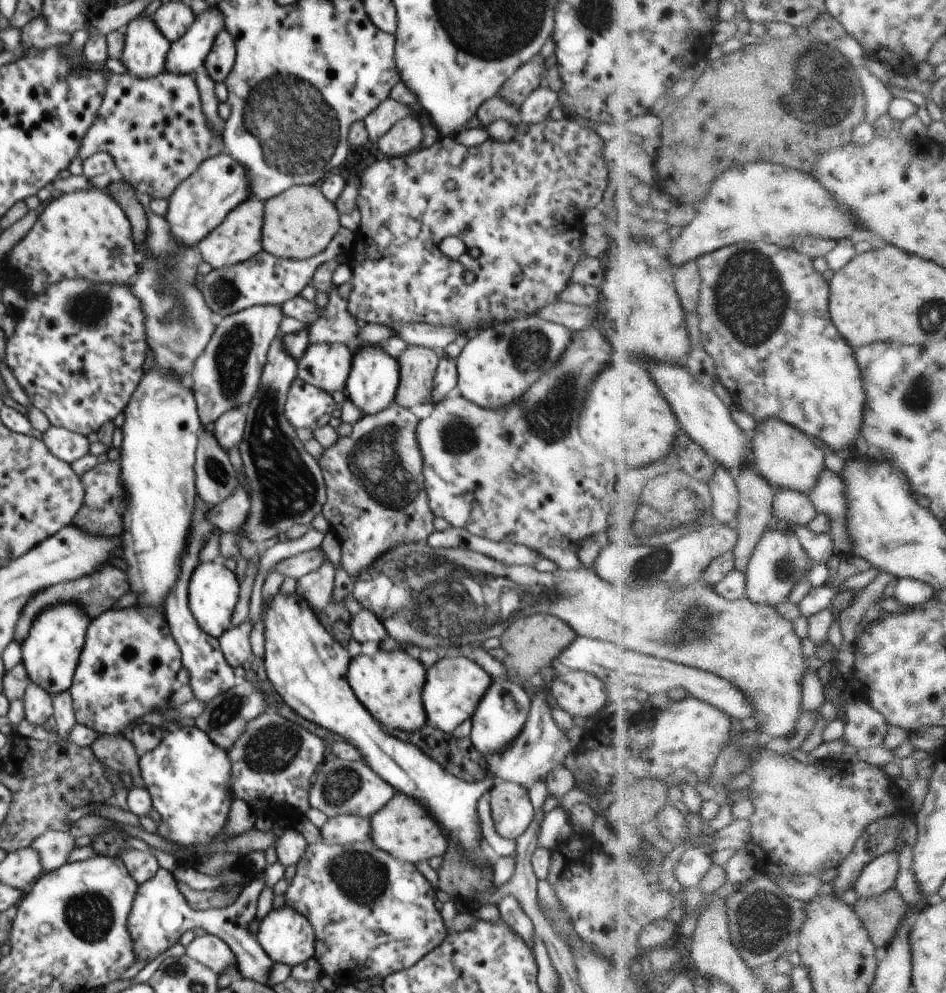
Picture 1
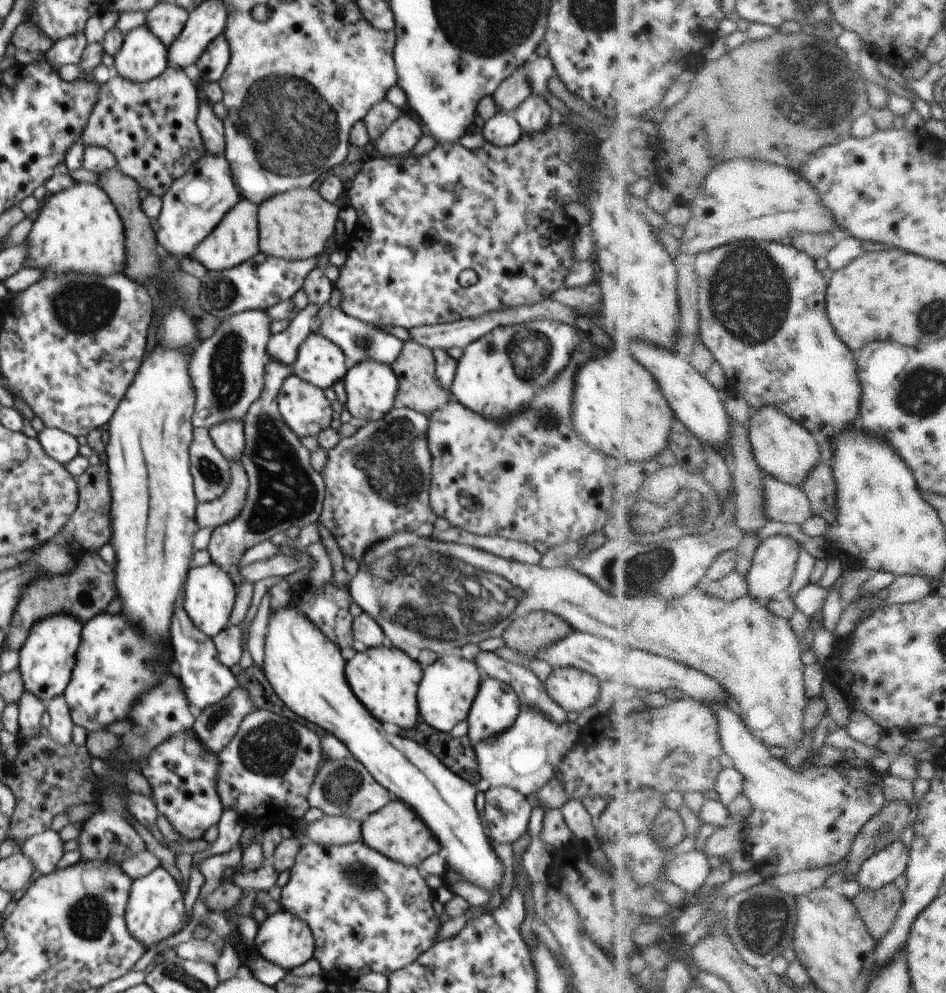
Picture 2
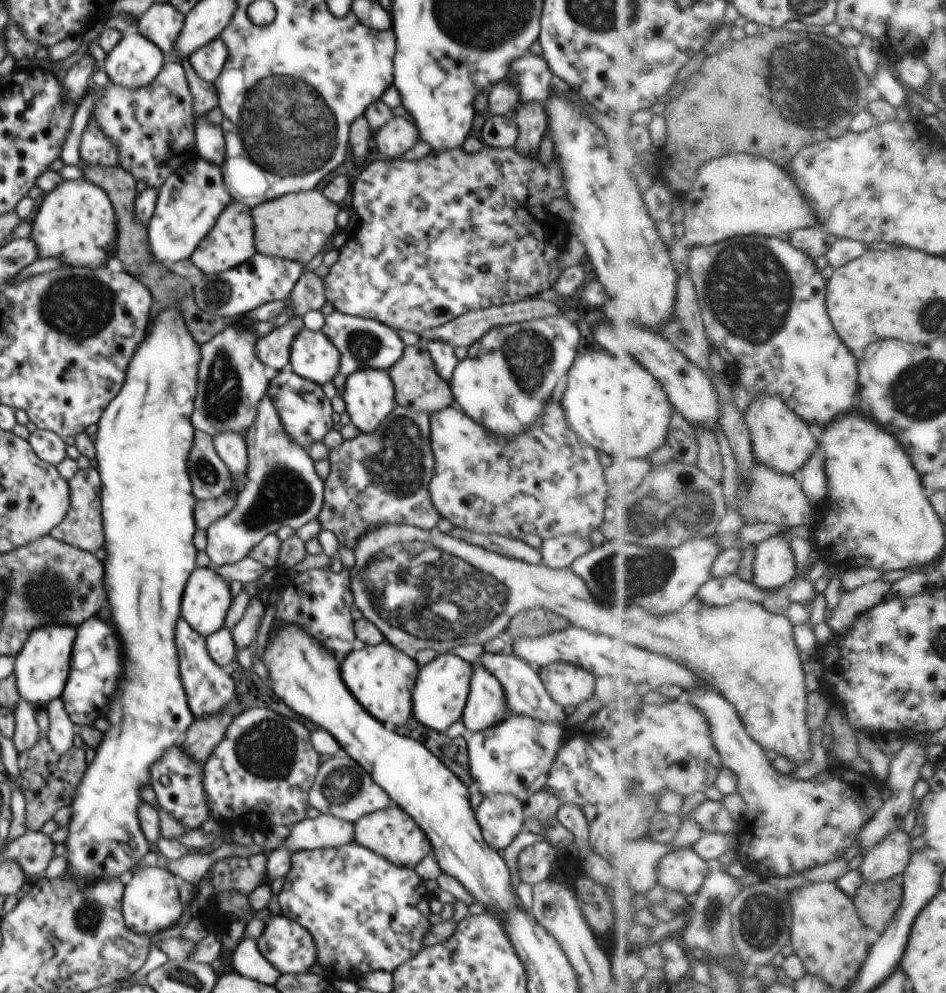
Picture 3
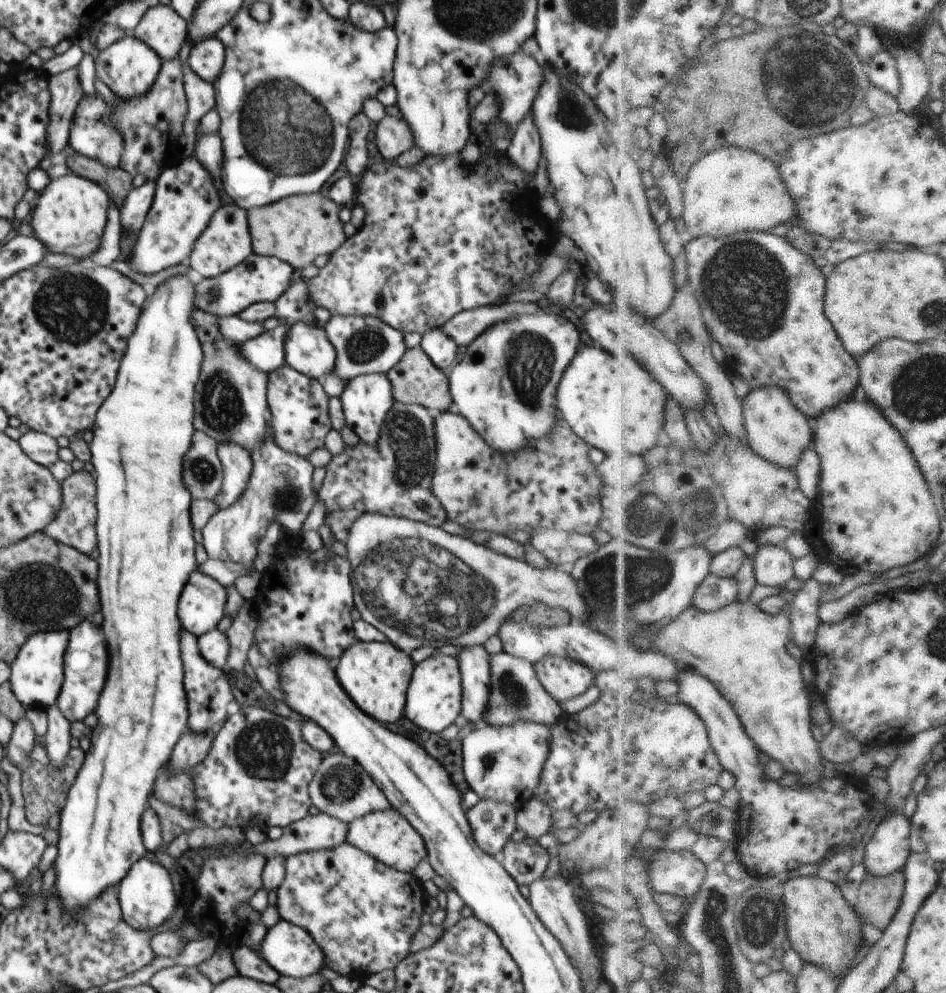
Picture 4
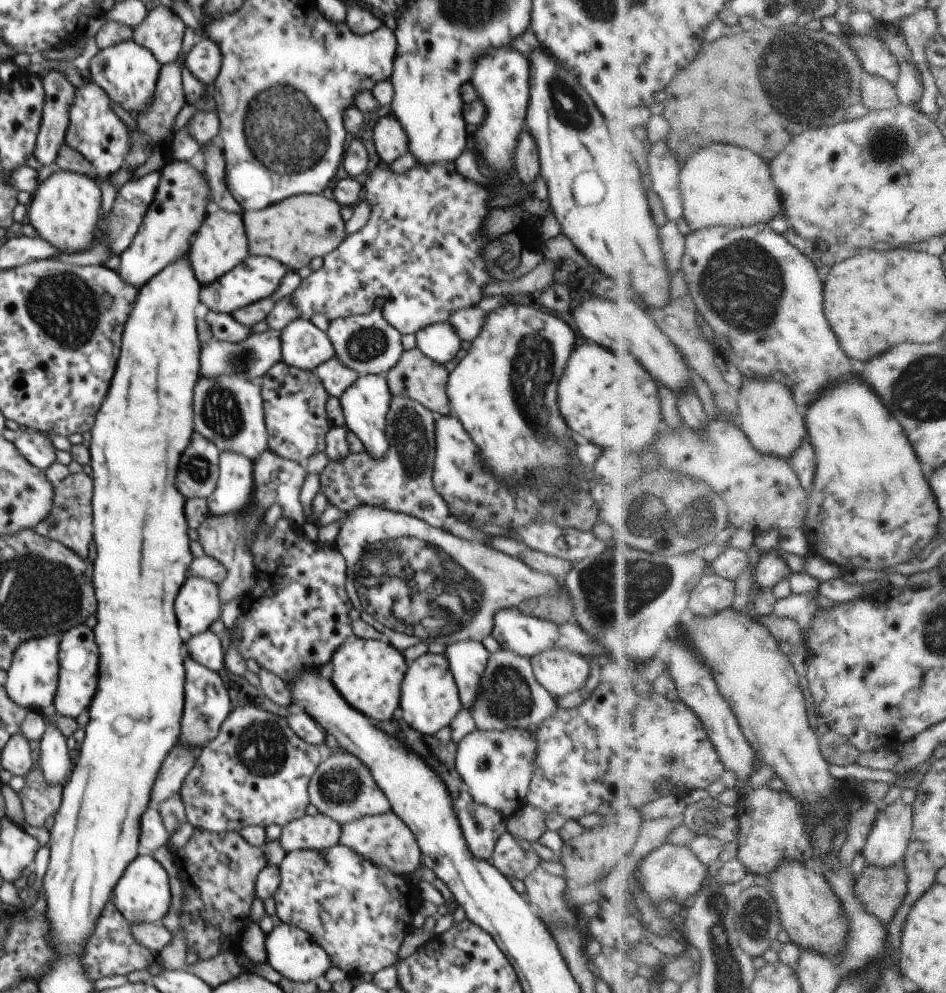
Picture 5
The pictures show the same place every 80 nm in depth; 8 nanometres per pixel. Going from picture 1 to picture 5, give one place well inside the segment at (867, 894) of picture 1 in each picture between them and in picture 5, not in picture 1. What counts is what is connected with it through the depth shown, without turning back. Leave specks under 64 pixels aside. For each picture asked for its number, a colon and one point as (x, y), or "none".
2: (887, 867)
3: (890, 860)
4: (888, 852)
5: (890, 840)

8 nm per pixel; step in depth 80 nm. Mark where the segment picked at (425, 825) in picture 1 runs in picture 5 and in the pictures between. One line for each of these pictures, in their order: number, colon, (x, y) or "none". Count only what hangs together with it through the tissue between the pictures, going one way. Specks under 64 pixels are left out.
2: (395, 831)
3: (390, 832)
4: (387, 836)
5: (384, 840)

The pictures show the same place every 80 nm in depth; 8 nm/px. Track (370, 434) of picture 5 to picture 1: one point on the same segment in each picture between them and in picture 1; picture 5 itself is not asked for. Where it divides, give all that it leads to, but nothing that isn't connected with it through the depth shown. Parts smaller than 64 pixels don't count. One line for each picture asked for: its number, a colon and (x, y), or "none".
1: (372, 385)
2: (371, 388)
3: (369, 396)
4: (367, 399)

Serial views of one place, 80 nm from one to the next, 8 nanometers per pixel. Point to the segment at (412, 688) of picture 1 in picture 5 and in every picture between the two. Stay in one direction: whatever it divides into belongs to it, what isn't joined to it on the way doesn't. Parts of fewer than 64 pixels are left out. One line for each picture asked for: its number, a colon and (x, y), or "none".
2: (385, 680)
3: (381, 678)
4: (375, 675)
5: (367, 673)

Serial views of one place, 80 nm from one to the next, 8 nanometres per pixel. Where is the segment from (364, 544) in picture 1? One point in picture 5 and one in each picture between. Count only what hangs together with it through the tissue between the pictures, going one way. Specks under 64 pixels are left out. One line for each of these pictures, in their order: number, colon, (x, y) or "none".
2: (387, 465)
3: (394, 464)
4: (393, 478)
5: (401, 481)

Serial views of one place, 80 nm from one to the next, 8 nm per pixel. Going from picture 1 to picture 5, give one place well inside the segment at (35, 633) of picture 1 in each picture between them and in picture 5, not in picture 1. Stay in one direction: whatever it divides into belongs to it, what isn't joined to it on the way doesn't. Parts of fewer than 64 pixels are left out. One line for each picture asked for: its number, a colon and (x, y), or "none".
2: (45, 662)
3: (42, 667)
4: (37, 673)
5: (31, 681)

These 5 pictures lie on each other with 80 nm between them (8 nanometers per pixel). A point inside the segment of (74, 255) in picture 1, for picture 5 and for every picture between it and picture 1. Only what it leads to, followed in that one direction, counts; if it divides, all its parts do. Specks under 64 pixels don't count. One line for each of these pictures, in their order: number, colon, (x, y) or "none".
2: (78, 230)
3: (76, 223)
4: (70, 217)
5: (65, 210)

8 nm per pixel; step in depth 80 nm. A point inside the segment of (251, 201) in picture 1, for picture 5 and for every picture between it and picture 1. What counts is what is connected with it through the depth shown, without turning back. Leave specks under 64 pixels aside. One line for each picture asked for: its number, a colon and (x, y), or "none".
2: (236, 239)
3: (231, 241)
4: (226, 242)
5: (220, 244)

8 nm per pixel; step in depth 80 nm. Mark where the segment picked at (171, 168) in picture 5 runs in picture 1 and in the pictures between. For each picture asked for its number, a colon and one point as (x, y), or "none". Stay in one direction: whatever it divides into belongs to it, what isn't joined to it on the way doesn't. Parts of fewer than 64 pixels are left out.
1: (200, 204)
2: (195, 204)
3: (189, 202)
4: (185, 198)

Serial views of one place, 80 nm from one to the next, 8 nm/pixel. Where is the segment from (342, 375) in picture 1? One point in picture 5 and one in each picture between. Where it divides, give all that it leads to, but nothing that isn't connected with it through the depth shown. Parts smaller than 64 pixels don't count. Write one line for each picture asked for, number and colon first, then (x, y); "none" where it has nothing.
2: (319, 362)
3: (312, 356)
4: (307, 349)
5: (304, 346)

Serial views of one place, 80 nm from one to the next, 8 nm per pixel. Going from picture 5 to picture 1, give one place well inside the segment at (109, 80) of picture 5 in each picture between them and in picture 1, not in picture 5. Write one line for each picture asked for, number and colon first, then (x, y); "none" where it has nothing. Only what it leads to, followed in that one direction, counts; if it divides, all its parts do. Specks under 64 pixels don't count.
1: (144, 55)
2: (142, 57)
3: (135, 61)
4: (129, 68)

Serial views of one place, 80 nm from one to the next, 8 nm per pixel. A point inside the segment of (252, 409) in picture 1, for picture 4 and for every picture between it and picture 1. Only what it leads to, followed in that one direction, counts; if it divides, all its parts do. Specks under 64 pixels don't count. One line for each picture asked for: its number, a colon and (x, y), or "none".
2: (284, 491)
3: (281, 488)
4: (280, 490)

